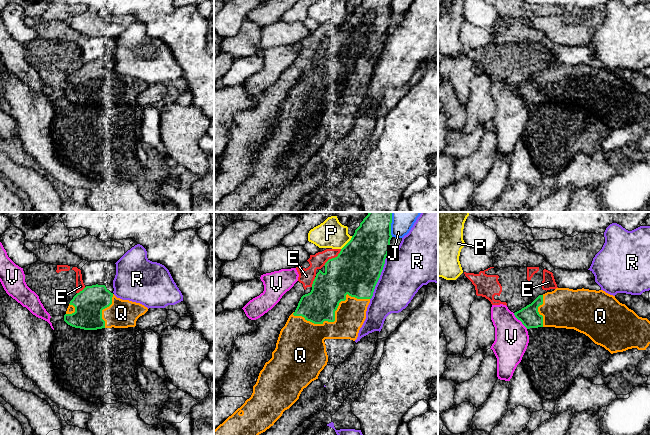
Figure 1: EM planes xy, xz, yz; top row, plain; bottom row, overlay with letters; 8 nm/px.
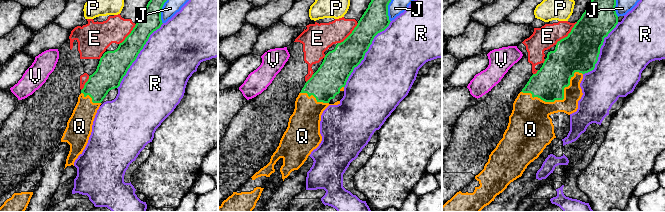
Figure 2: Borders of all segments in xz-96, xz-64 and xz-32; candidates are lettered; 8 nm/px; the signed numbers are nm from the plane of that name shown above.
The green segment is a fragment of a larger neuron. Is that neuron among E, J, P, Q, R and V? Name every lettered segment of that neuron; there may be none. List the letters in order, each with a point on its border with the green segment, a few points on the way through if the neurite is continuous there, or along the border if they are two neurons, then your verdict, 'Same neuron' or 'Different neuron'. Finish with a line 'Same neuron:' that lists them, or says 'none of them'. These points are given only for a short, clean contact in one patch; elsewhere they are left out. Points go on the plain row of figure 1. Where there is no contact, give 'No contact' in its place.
E: Touches green at xz (333, 34). Different neuron
J: Touches green at xz (390, 6). Different neuron
P: Touches green at xz (347, 19). Different neuron
Q: Touches green at xz (334, 92). Same neuron
R: Touches green at xz (378, 55). Different neuron
V: Touches green at yz (520, 96). Boundary: yz (513, 89), (527, 104). Different neuron
Same neuron: Q

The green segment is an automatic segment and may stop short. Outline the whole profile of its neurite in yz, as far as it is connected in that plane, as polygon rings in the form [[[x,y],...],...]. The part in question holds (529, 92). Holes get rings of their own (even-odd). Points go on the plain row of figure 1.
[[[556,64],[539,71],[531,80],[514,89],[527,104],[555,103],[574,105],[588,112],[611,130],[637,124],[646,126],[650,120],[650,97],[639,93],[615,72],[603,66]]]

